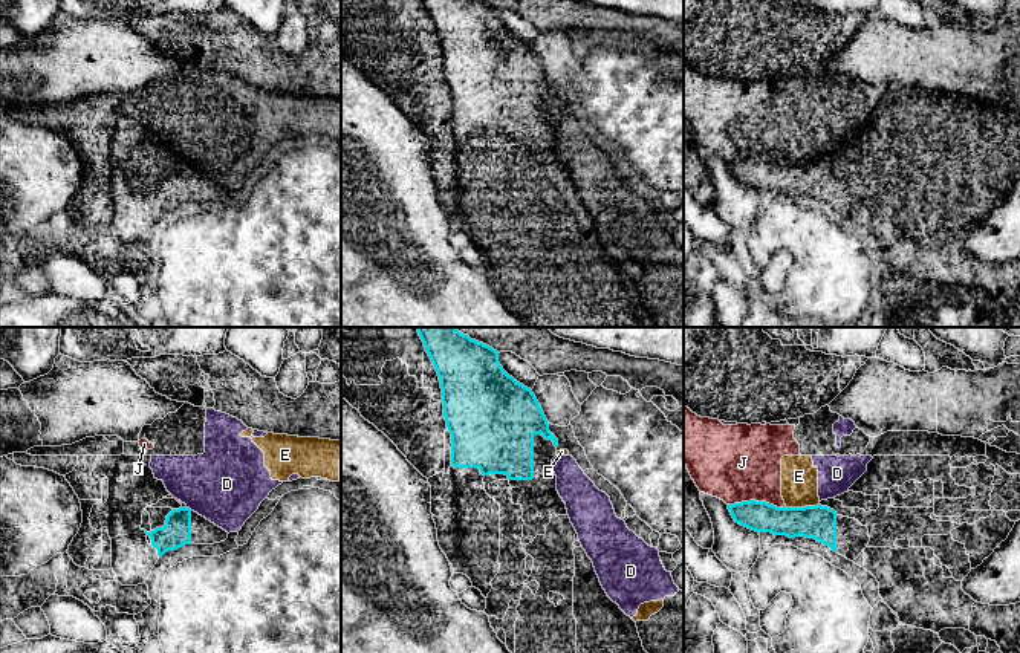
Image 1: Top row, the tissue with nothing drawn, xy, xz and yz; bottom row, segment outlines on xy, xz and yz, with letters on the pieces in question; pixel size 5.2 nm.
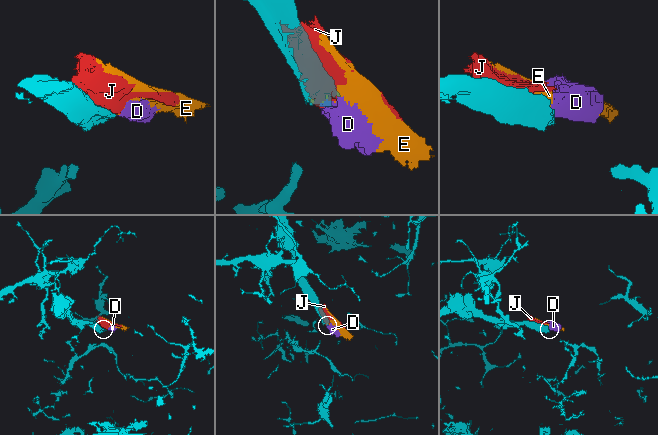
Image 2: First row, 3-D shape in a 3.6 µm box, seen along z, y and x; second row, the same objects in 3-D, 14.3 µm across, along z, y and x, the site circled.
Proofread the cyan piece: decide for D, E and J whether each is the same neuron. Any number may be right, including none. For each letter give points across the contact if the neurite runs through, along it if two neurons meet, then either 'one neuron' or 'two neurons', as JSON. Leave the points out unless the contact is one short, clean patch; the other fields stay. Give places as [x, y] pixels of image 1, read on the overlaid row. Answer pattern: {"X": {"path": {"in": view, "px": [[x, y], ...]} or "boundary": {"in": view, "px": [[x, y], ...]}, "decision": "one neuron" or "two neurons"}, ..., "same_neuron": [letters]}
{"D": {"boundary": {"in": "xy", "px": [[187, 506], [191, 510]]}, "decision": "two neurons"}, "E": {"boundary": {"in": "yz", "px": [[818, 503], [785, 506]]}, "decision": "two neurons"}, "J": {"decision": "two neurons"}, "same_neuron": []}

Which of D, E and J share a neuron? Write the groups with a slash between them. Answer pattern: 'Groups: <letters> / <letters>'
Groups: D E J

